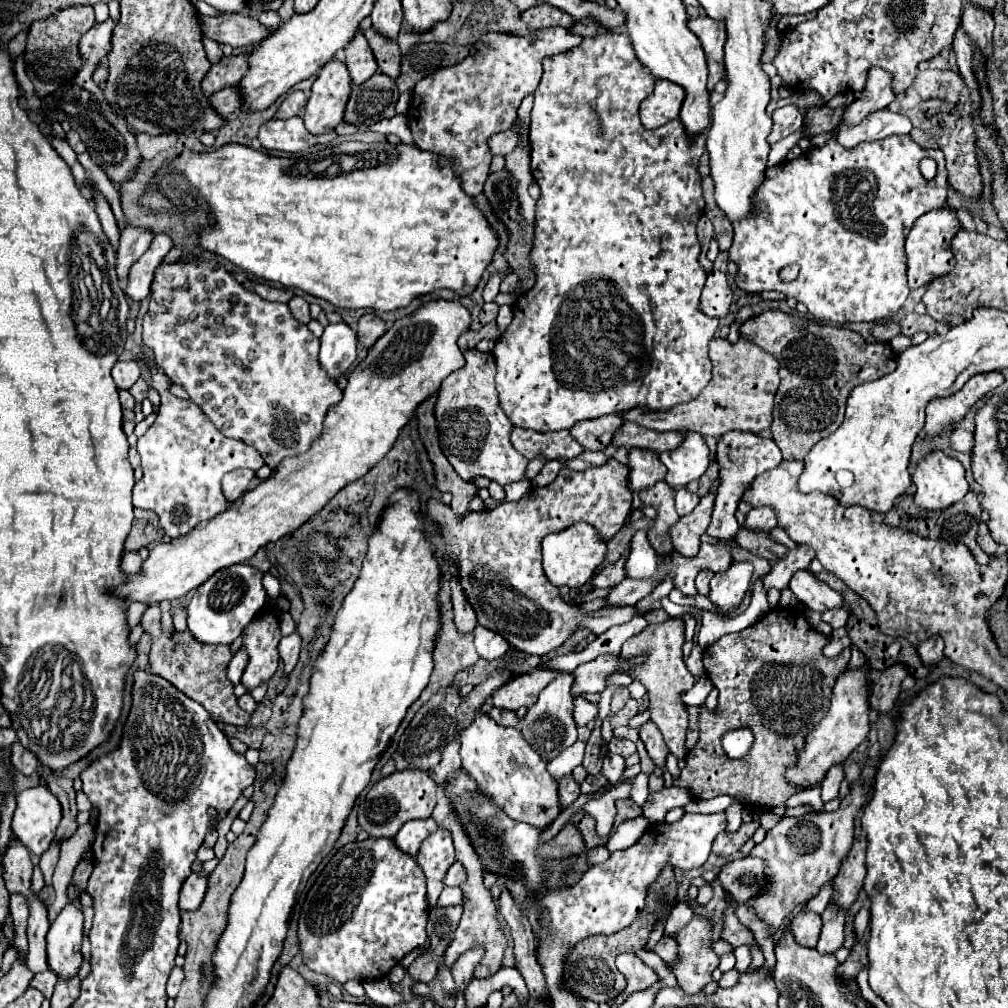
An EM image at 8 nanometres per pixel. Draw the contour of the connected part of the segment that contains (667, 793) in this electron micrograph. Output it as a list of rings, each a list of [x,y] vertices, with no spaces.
[[[674,786],[662,788],[658,792],[648,794],[648,800],[644,802],[642,810],[644,810],[644,816],[652,824],[658,824],[658,822],[664,822],[664,816],[668,810],[672,810],[676,806],[684,806],[690,800],[692,800],[692,796],[684,788],[674,788]]]

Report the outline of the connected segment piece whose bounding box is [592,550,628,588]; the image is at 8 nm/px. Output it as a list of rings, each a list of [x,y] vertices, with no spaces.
[[[628,550],[622,554],[620,562],[602,568],[602,570],[592,578],[592,586],[594,586],[594,588],[610,588],[610,586],[616,586],[620,580],[624,580],[624,562],[626,562],[626,556],[628,556]]]

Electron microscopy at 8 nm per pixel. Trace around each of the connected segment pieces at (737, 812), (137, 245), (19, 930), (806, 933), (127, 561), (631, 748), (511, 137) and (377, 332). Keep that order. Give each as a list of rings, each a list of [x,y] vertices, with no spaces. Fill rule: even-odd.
[[[732,804],[728,810],[726,810],[726,818],[728,818],[728,828],[726,830],[738,830],[740,824],[742,824],[742,808],[740,804]]]
[[[126,226],[120,234],[120,244],[118,244],[118,264],[116,264],[116,272],[118,278],[124,282],[128,276],[128,270],[132,268],[132,264],[142,256],[144,250],[148,250],[148,244],[152,242],[152,234],[148,230],[142,228],[134,228],[134,226]]]
[[[12,894],[10,898],[10,912],[16,924],[16,940],[14,940],[14,948],[18,948],[20,952],[28,952],[28,940],[26,940],[26,920],[28,920],[28,904],[26,898],[22,894]]]
[[[800,912],[790,924],[790,932],[794,940],[808,948],[816,946],[820,930],[822,930],[822,918],[814,912]]]
[[[124,552],[120,568],[124,574],[136,574],[140,570],[140,564],[142,564],[142,558],[138,552]]]
[[[612,738],[612,742],[608,744],[608,750],[612,752],[612,754],[620,754],[620,756],[624,756],[624,758],[628,758],[630,754],[634,754],[636,752],[636,744],[634,742],[630,742],[630,740],[624,740],[624,738]]]
[[[514,130],[500,132],[488,140],[492,156],[506,156],[508,152],[512,152],[516,148],[516,144],[518,144],[518,136],[514,134]]]
[[[364,314],[358,320],[358,342],[362,348],[370,350],[374,346],[374,342],[386,332],[386,324],[382,318],[378,318],[376,314]]]

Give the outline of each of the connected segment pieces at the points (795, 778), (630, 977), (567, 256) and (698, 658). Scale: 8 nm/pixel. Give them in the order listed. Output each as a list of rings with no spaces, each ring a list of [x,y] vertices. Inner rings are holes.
[[[848,668],[842,672],[834,684],[832,690],[832,704],[824,720],[816,724],[816,728],[808,734],[808,740],[804,744],[804,750],[800,752],[798,764],[792,766],[786,776],[792,784],[802,786],[802,788],[812,788],[816,786],[824,774],[830,770],[832,764],[844,762],[846,756],[862,744],[862,740],[868,736],[868,712],[870,712],[870,684],[868,684],[868,672],[862,668]]]
[[[620,954],[616,958],[616,966],[620,968],[620,972],[624,972],[626,980],[628,980],[628,986],[626,990],[610,1004],[622,1004],[632,992],[638,992],[638,990],[646,990],[650,988],[654,982],[658,982],[658,976],[654,974],[654,970],[650,970],[636,954]]]
[[[602,32],[592,38],[584,38],[580,46],[544,58],[544,74],[534,92],[534,108],[530,122],[530,148],[532,148],[532,176],[542,190],[540,200],[536,202],[536,230],[534,244],[530,252],[530,264],[536,274],[536,284],[526,294],[520,294],[512,304],[514,318],[504,334],[496,340],[494,358],[496,358],[496,390],[500,396],[500,408],[512,420],[514,426],[532,428],[536,432],[550,430],[568,430],[580,420],[592,420],[606,414],[616,414],[622,410],[632,410],[644,406],[648,410],[668,410],[676,404],[690,402],[696,398],[704,386],[710,382],[712,362],[708,358],[708,344],[718,330],[718,318],[710,318],[700,310],[700,294],[706,282],[706,270],[700,266],[700,242],[696,238],[696,222],[704,212],[704,198],[700,188],[698,162],[704,154],[706,132],[710,126],[690,136],[684,124],[676,118],[674,124],[664,124],[656,130],[646,130],[640,122],[640,104],[654,90],[656,78],[648,68],[636,58],[628,34]]]
[[[694,646],[694,648],[692,648],[692,654],[690,654],[690,658],[686,660],[686,666],[688,666],[688,670],[690,670],[694,676],[700,676],[700,674],[702,674],[702,650],[700,650],[700,646]]]

